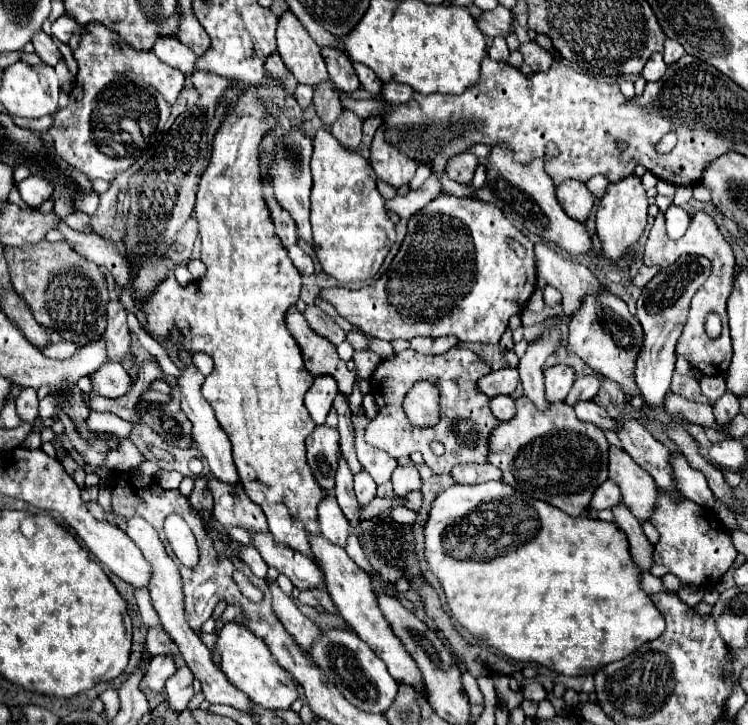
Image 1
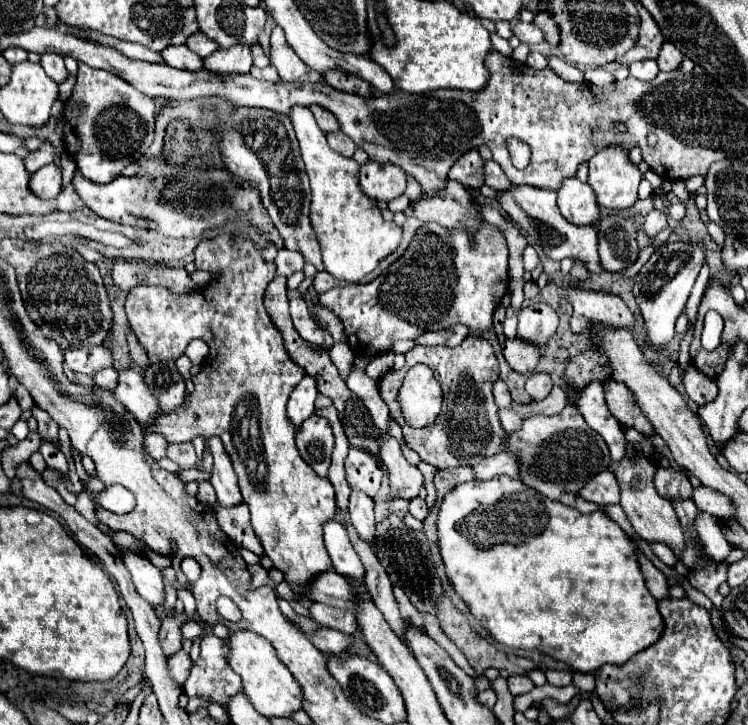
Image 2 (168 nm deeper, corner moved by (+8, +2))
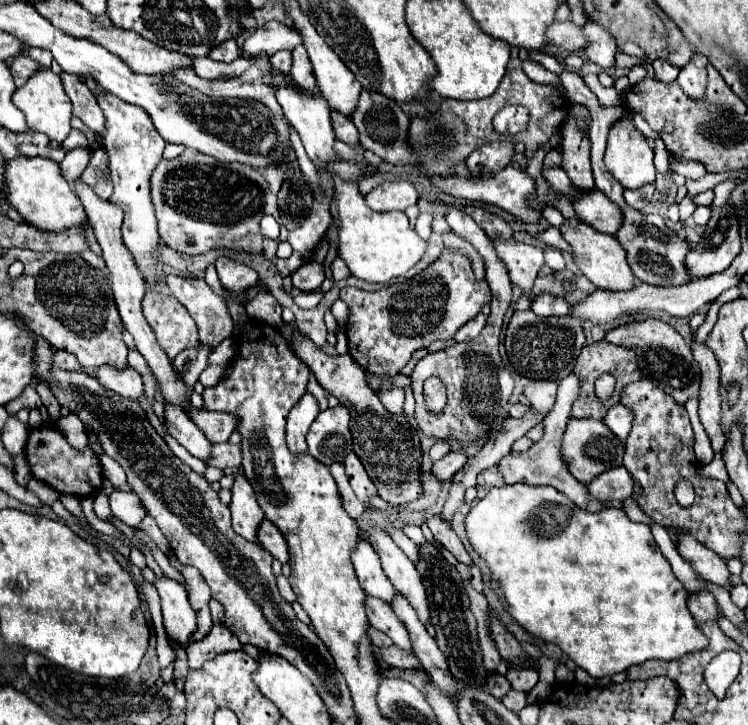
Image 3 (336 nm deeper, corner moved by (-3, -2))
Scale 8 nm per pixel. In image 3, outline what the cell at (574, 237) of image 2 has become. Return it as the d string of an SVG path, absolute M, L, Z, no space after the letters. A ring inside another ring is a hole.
M566 221L560 227L560 233L564 235L564 239L572 245L574 253L574 263L580 267L580 271L598 287L598 289L608 289L608 291L630 291L636 287L636 277L626 261L626 251L624 247L618 243L616 237L606 235L606 233L598 233L596 229L588 227L586 223L580 221Z

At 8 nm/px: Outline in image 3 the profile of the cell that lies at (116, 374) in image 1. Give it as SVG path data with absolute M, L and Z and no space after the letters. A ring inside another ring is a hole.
M164 403L166 407L166 425L168 433L182 445L186 451L202 461L208 461L212 457L212 443L208 437L198 429L198 425L184 415L184 411L176 411L170 403Z

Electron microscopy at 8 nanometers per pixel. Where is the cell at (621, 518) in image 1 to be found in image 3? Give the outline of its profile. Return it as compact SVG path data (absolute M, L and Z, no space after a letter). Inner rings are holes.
M704 591L704 593L692 593L690 599L688 599L688 609L692 611L694 619L698 623L704 623L704 621L716 621L720 617L720 607L714 599L714 595L710 591Z

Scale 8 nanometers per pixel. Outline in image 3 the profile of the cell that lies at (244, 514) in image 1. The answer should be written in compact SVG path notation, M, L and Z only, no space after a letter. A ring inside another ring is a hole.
M264 519L264 523L260 525L260 531L258 531L258 541L260 545L278 561L282 563L288 563L290 555L288 555L288 543L284 541L282 533L278 527L274 527L268 519Z

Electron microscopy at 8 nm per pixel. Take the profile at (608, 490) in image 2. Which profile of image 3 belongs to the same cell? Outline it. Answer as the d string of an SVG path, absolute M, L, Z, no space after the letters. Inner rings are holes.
M614 467L610 471L600 473L596 479L590 481L590 493L592 497L606 501L606 499L626 499L632 495L632 487L634 481L630 477L630 473L624 467Z

